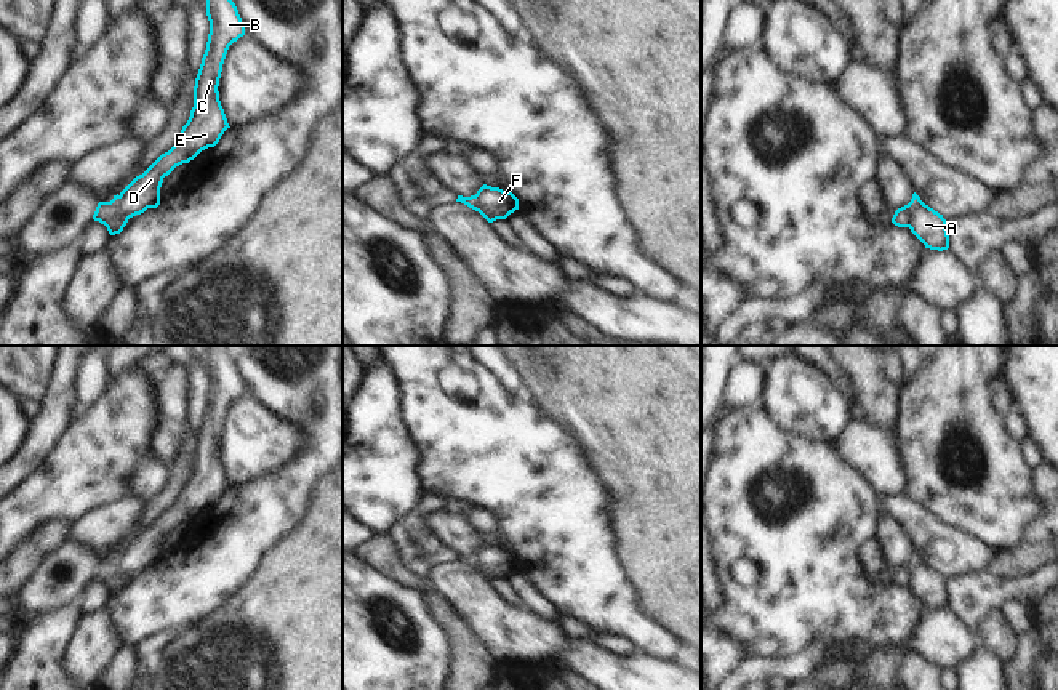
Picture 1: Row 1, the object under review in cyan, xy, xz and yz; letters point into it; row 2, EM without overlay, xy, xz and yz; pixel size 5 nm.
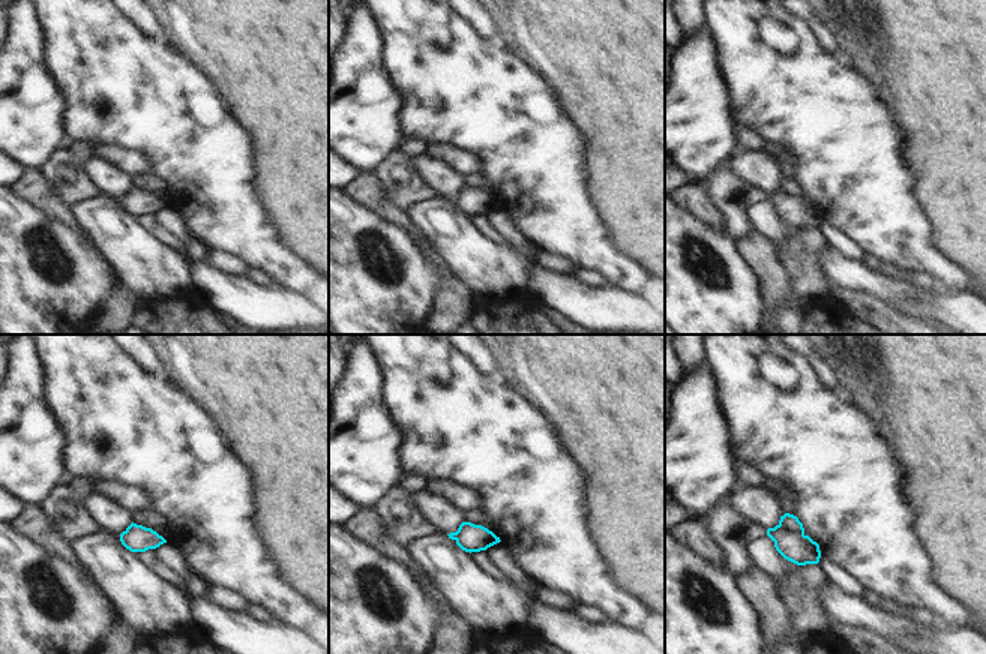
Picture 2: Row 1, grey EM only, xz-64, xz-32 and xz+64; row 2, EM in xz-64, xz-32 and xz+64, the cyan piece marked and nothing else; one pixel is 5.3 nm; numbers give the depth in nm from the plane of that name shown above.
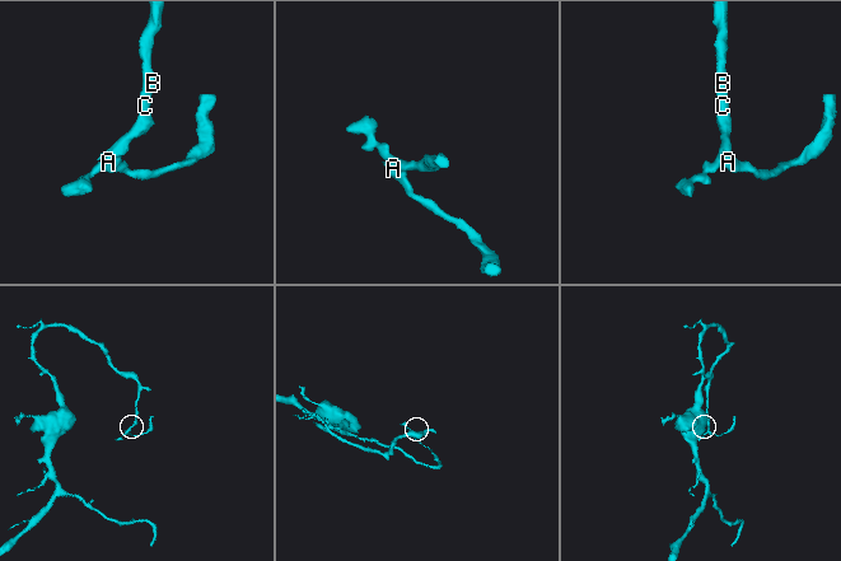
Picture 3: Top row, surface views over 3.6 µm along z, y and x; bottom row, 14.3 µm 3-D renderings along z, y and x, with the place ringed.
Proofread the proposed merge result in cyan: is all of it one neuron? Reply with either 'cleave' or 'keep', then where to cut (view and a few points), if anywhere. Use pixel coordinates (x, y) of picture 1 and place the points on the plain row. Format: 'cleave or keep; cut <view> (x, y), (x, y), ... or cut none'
cleave; cut xy (119, 554), (119, 569), (128, 577)

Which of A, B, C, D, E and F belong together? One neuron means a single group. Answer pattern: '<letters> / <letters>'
A / B C D E F

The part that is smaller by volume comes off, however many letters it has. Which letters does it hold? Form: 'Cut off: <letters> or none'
Cut off: A

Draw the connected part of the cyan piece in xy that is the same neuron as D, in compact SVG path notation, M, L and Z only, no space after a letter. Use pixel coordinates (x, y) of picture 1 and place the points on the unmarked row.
M206 346L210 392L194 445L194 466L174 504L120 551L120 572L133 576L160 564L163 536L214 506L229 485L219 459L219 437L229 405L245 394L245 384L226 346Z

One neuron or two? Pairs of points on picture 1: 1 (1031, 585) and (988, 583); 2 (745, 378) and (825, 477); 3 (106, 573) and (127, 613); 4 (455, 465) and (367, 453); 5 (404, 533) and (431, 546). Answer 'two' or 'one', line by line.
1: one
2: two
3: two
4: two
5: one

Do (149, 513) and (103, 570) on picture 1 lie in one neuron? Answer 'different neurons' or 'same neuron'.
different neurons

